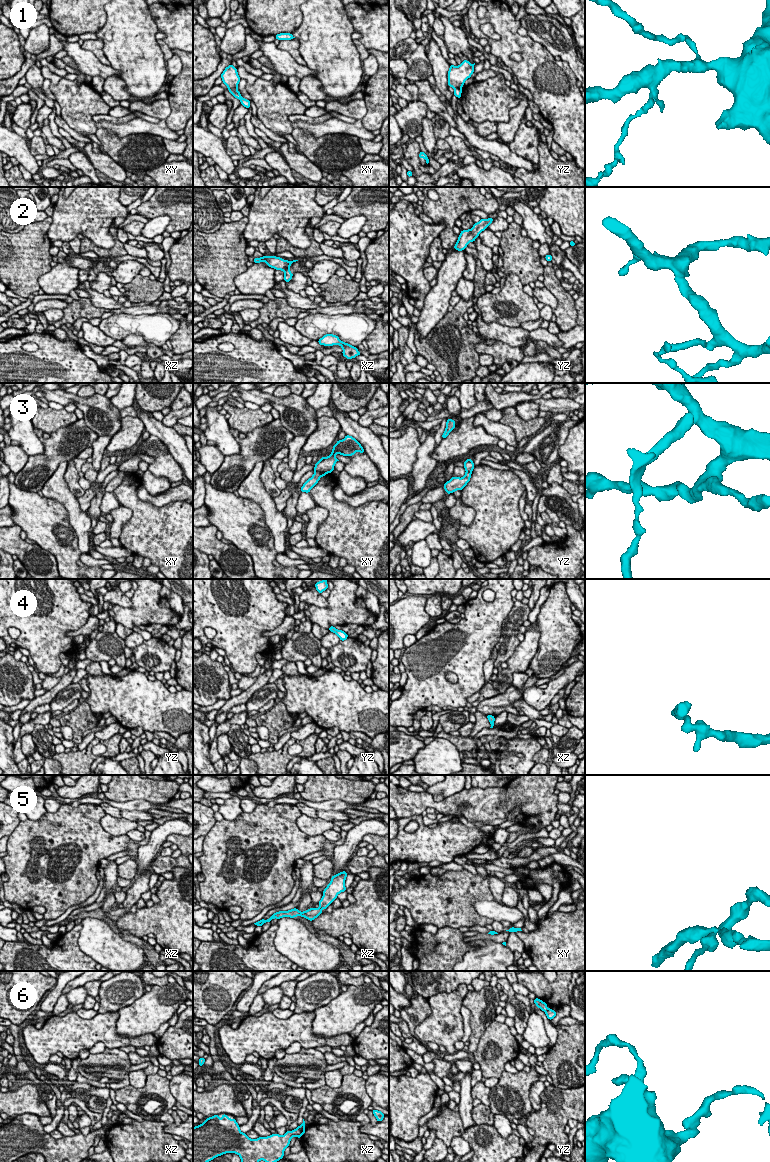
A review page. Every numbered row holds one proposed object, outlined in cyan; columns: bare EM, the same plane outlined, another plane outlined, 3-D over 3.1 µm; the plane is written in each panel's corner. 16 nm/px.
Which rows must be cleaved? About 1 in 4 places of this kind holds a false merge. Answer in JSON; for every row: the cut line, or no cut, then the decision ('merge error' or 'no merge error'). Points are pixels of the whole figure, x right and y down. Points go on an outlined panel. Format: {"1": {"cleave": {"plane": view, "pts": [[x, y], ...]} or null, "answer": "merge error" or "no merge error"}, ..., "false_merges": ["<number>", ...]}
{"1": {"cleave": {"plane": "xy", "pts": [[228, 87], [236, 88]]}, "answer": "merge error"}, "2": {"cleave": null, "answer": "no merge error"}, "3": {"cleave": {"plane": "xy", "pts": [[315, 470], [326, 473]]}, "answer": "merge error"}, "4": {"cleave": null, "answer": "no merge error"}, "5": {"cleave": null, "answer": "no merge error"}, "6": {"cleave": {"plane": "yz", "pts": [[548, 1009], [545, 1012]]}, "answer": "merge error"}, "false_merges": ["1", "3", "6"]}

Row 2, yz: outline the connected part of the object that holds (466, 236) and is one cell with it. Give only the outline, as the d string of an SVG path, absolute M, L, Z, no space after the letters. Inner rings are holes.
M493 218L480 219L478 223L475 223L471 229L462 230L458 241L456 242L454 249L458 251L465 250L469 242L474 242L479 236L479 233L487 229L490 223L493 222Z

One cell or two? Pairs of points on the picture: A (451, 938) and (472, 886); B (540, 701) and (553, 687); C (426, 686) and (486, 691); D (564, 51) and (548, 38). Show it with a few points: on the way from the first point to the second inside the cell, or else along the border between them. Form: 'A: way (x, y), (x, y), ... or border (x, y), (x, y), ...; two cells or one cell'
A: border (457, 927), (442, 926), (438, 928); two cells
B: way (543, 698), (551, 690); one cell
C: border (484, 683), (480, 689); two cells
D: way (560, 47), (552, 39); one cell

